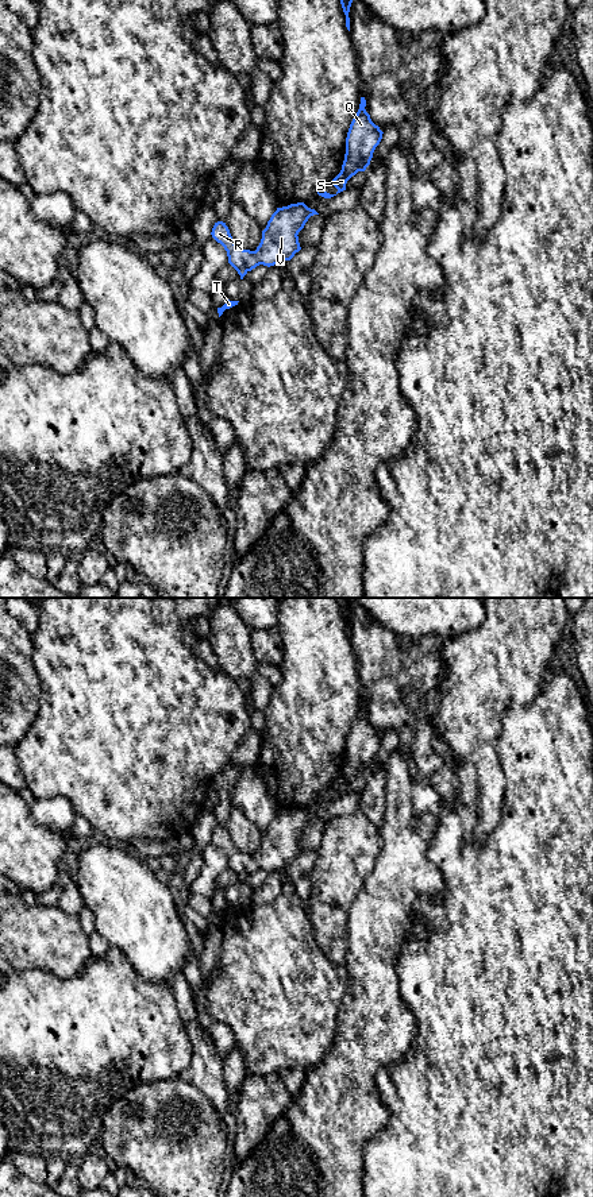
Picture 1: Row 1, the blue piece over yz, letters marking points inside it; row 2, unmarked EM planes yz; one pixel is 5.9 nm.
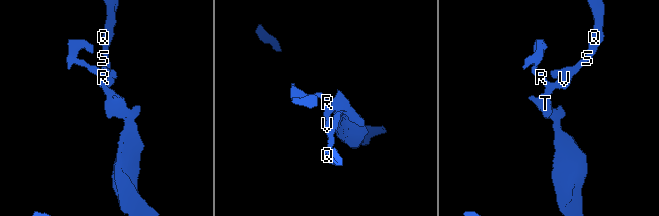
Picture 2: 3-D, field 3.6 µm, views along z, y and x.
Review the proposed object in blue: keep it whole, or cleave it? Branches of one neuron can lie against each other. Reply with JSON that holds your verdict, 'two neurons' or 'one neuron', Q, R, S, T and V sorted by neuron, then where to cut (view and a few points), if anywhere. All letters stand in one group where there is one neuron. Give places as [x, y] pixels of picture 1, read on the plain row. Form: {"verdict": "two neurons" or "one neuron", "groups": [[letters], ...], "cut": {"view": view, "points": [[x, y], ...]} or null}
{"verdict": "one neuron", "groups": [["Q", "R", "S", "T", "V"]], "cut": null}

